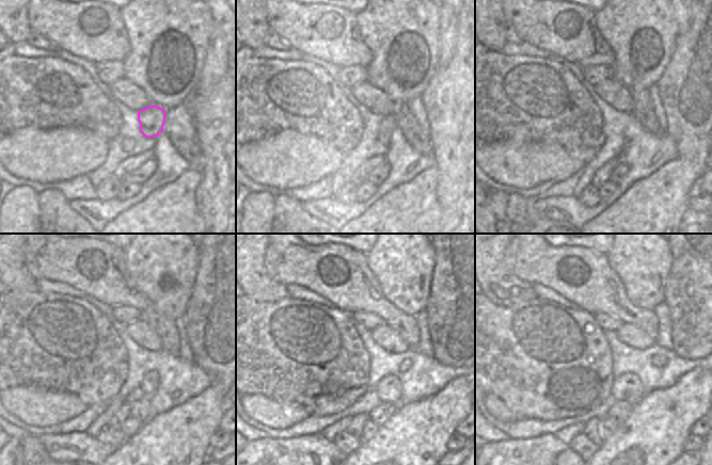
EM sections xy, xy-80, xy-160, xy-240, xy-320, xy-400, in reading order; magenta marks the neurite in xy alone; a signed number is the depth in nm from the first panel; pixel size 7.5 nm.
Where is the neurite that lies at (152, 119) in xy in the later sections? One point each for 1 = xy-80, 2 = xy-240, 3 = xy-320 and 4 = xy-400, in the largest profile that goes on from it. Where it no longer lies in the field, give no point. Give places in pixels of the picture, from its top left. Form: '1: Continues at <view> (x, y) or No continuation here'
1: Continues at xy-80 (388, 125)
2: Continues at xy-240 (149, 383)
3: Continues at xy-320 (389, 389)
4: Continues at xy-400 (628, 388).

